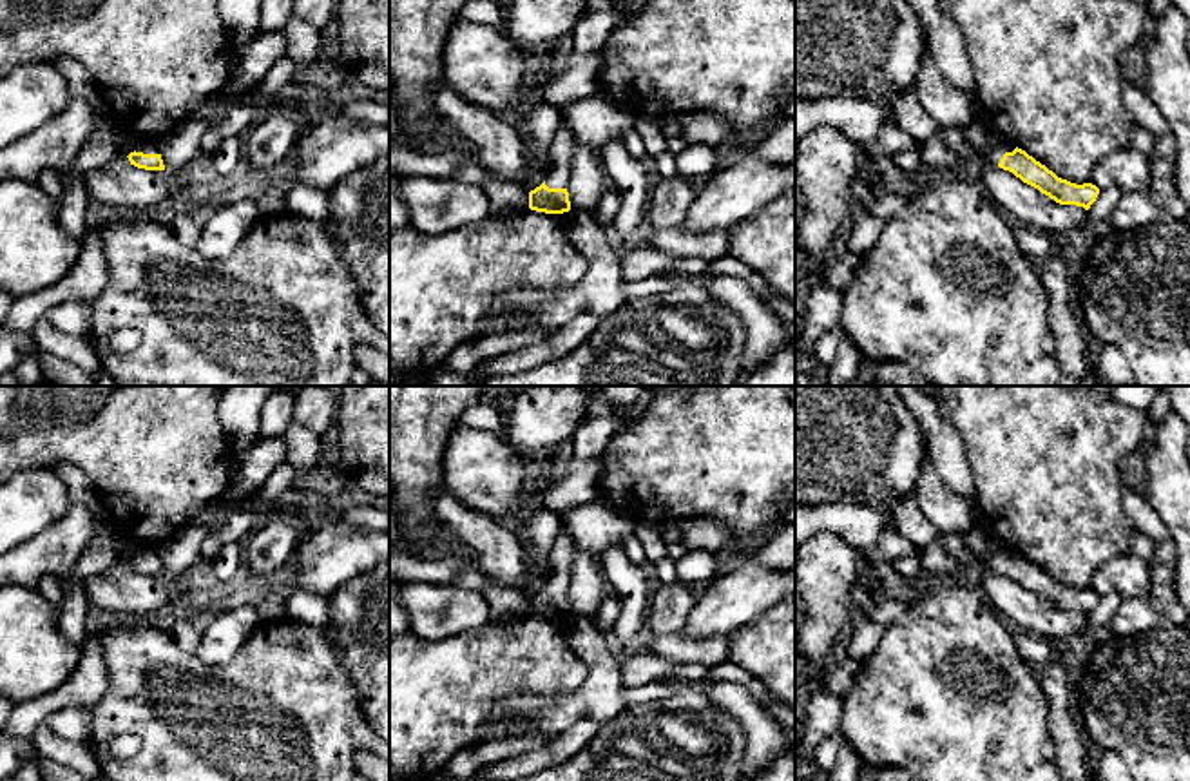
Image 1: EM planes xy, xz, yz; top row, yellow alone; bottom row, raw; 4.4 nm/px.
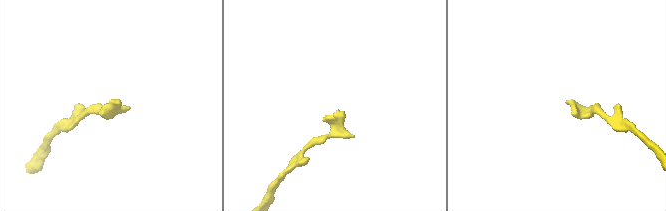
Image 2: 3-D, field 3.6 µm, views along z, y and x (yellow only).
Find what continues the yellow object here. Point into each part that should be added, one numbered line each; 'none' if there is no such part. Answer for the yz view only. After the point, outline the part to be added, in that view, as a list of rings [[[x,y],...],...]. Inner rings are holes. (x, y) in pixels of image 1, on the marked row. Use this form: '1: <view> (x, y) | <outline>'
1: yz (957, 138) | [[[944,127],[938,130],[944,141],[953,149],[964,161],[964,165],[974,167],[976,163],[987,163],[998,167],[1005,152],[1012,152],[1016,147],[1005,141],[998,141],[991,147],[978,149],[967,138],[967,129]]]

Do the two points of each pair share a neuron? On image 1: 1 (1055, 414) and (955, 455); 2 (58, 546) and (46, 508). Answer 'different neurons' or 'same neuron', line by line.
1: different neurons
2: different neurons

